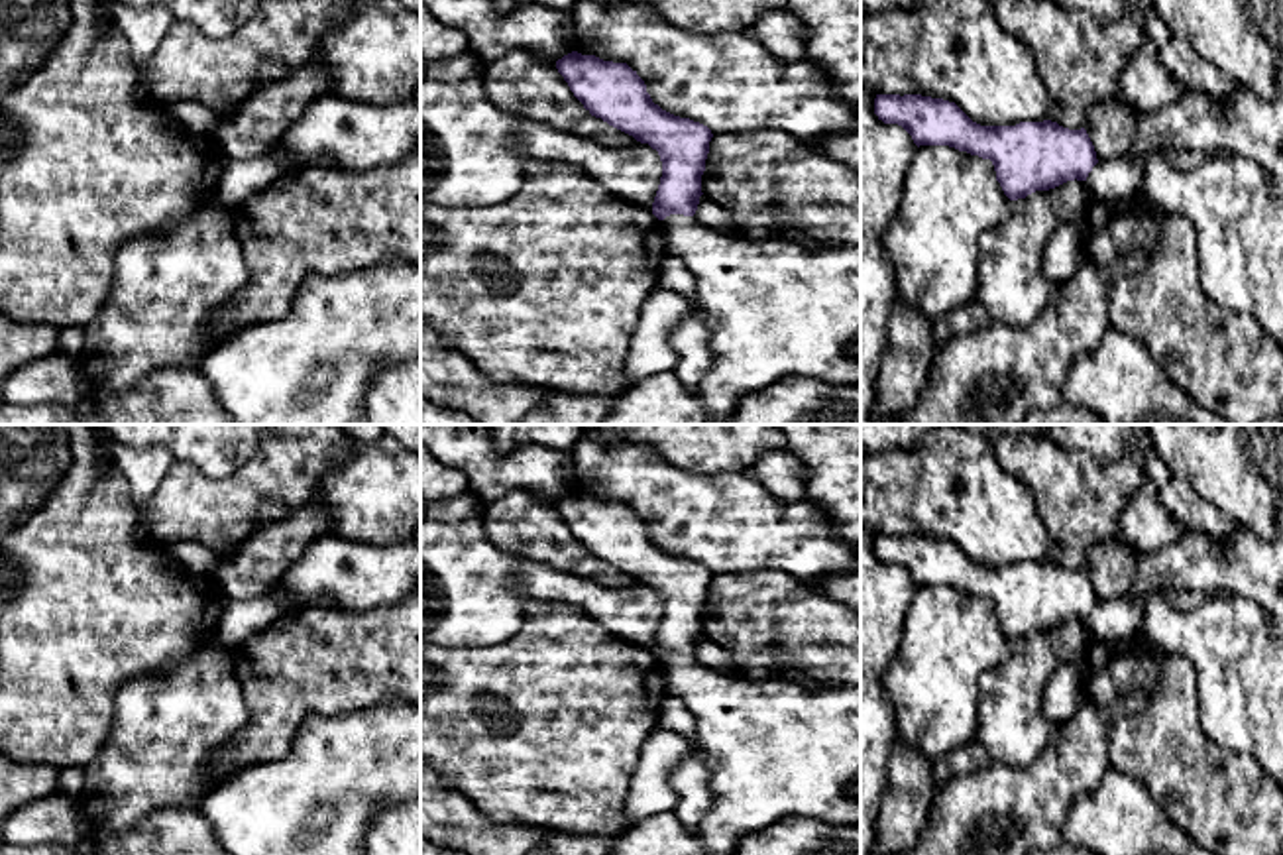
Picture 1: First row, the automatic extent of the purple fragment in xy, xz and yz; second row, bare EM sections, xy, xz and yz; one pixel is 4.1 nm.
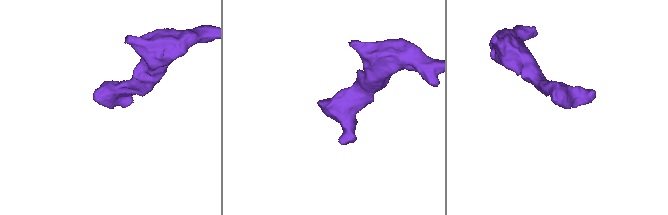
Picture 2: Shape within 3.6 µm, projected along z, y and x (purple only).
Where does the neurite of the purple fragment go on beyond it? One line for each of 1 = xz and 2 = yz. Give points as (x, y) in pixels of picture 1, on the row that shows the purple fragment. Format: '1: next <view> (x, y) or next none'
1: next none
2: next none

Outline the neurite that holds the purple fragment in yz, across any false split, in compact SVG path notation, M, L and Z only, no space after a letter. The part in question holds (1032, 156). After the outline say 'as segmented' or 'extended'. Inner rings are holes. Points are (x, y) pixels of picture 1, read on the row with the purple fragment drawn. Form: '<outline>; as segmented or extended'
M876 94L874 114L902 126L918 147L949 145L990 159L1010 200L1087 181L1098 163L1085 128L1069 130L1051 120L980 126L955 102L921 94Z; as segmented

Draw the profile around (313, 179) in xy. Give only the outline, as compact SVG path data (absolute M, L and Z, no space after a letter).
M420 142L405 159L371 171L307 165L265 199L246 200L232 214L250 277L224 309L208 314L208 334L216 344L283 316L312 273L348 273L387 257L420 263Z

